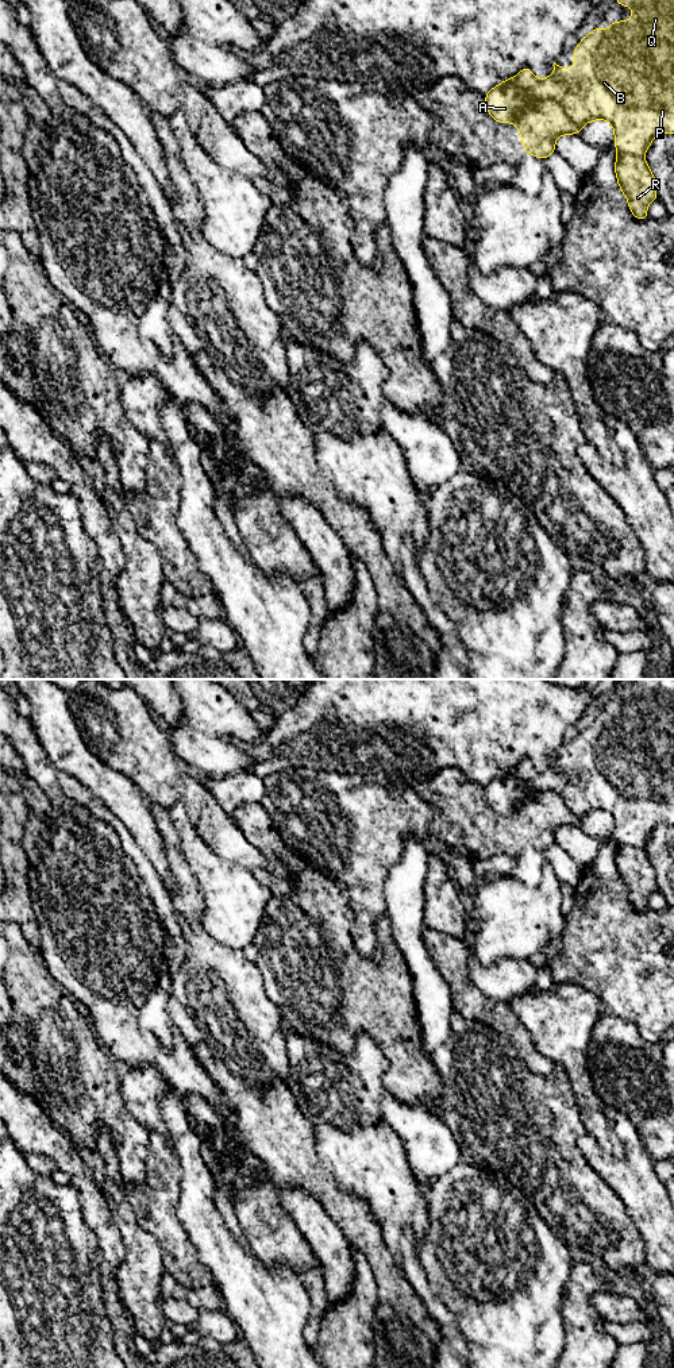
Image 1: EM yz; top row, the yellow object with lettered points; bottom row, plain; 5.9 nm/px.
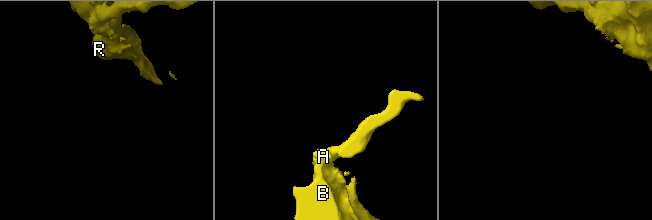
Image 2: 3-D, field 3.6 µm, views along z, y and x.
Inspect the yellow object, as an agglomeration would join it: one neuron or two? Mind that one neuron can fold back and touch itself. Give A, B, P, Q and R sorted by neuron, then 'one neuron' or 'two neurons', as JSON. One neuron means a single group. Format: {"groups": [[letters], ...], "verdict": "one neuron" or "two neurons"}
{"groups": [["A", "B", "P", "Q"], ["R"]], "verdict": "two neurons"}

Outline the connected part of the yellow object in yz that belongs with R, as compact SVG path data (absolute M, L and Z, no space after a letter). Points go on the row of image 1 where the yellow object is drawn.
M617 154L615 172L632 215L639 220L648 219L647 204L658 200L658 194L655 177L644 158Z

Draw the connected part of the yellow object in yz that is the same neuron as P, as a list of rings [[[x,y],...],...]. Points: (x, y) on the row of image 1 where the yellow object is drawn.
[[[616,0],[621,7],[633,8],[628,22],[613,22],[609,31],[598,27],[581,39],[574,49],[574,68],[563,69],[554,62],[554,74],[538,80],[532,70],[523,68],[512,85],[500,84],[485,95],[489,115],[498,123],[515,122],[525,111],[524,100],[519,96],[525,93],[534,103],[555,100],[562,104],[565,112],[579,127],[602,119],[608,120],[615,130],[615,146],[619,154],[643,157],[652,139],[659,132],[674,135],[674,0]]]

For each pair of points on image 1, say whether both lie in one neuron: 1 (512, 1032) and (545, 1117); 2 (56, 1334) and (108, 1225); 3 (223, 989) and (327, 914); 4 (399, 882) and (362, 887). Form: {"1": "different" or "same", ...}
{"1": "different", "2": "different", "3": "different", "4": "different"}

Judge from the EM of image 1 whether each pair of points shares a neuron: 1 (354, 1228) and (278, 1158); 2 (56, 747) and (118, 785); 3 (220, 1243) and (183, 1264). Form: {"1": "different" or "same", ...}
{"1": "same", "2": "same", "3": "different"}

